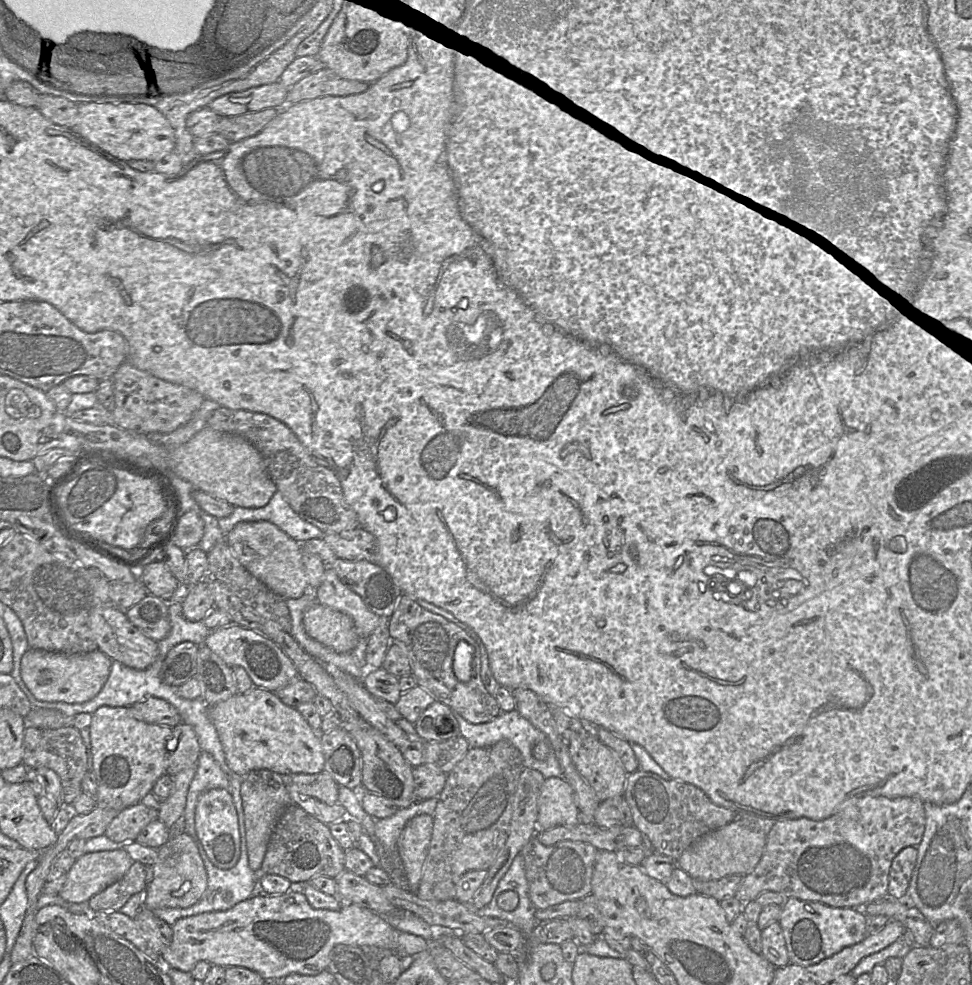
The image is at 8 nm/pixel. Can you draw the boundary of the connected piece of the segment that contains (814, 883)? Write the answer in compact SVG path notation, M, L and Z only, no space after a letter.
M886 796L856 798L824 819L800 817L771 822L764 853L755 869L744 876L735 896L745 904L763 892L777 892L787 898L820 902L835 908L863 908L889 896L892 861L903 848L920 844L925 823L925 808L921 799Z

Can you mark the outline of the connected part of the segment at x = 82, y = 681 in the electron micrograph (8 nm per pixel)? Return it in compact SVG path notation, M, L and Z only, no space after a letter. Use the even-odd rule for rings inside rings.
M30 648L22 656L20 675L32 695L41 701L82 703L95 697L107 681L113 660L100 650L65 654Z

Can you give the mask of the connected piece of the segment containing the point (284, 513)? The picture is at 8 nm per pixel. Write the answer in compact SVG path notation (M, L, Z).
M278 490L263 507L234 507L229 516L218 519L218 525L226 541L226 535L237 523L259 520L271 522L298 543L303 543L313 538L323 539L324 533L318 527L302 519L290 507Z

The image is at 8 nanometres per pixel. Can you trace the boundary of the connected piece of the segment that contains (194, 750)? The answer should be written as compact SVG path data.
M179 723L172 728L172 735L167 742L168 767L166 774L172 776L183 769L197 765L201 748L193 727Z

